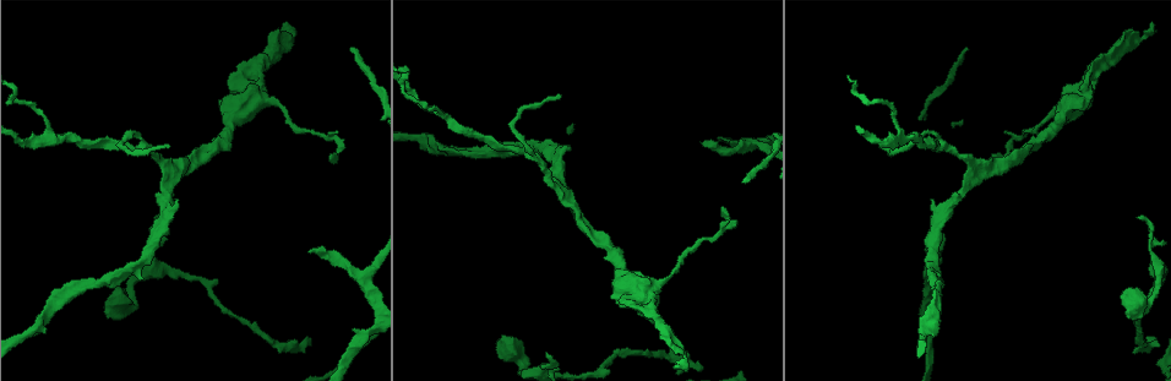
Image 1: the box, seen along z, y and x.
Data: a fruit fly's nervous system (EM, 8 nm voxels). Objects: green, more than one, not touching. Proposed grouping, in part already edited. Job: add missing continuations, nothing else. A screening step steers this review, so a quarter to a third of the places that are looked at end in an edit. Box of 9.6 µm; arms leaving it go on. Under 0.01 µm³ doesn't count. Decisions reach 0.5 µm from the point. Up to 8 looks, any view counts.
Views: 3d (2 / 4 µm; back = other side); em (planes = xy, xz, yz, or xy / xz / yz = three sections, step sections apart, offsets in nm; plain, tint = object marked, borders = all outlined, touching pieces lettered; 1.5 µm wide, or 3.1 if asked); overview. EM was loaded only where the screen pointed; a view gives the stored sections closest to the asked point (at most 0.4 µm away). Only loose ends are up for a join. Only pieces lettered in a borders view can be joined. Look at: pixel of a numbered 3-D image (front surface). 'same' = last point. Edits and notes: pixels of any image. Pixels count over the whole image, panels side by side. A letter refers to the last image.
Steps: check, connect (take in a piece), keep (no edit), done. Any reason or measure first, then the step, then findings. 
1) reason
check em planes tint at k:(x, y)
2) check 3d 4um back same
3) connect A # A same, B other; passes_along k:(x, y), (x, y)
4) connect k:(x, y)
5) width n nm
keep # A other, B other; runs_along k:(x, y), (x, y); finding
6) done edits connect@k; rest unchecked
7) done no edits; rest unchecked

tapers out
check 3d 2um at 1:(155, 216)

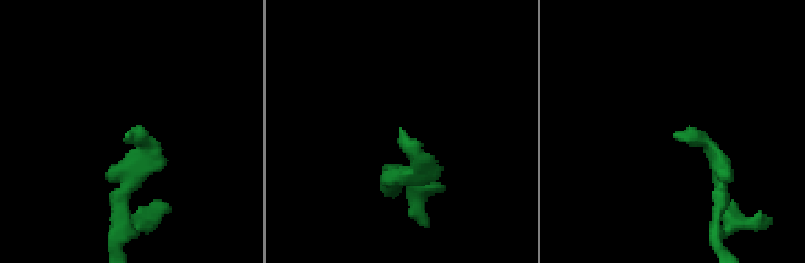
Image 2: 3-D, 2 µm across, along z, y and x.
need the tissue
check em planes borders at 2:(673, 134)

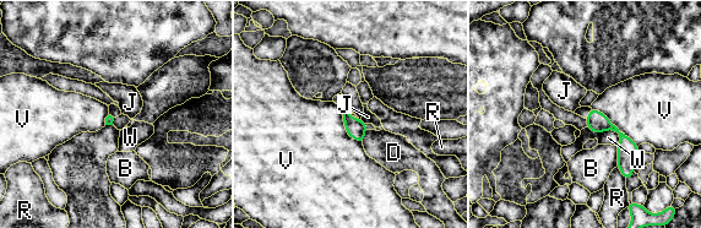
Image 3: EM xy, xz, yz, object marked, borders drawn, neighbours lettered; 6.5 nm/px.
longest_contact V 400 nm
keep # B other, D other, J other, R other, V other, W other; runs_along 3:(592, 112), (623, 136), (624, 169); none of them fits

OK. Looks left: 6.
free end
check em planes borders at 1:(310, 343)

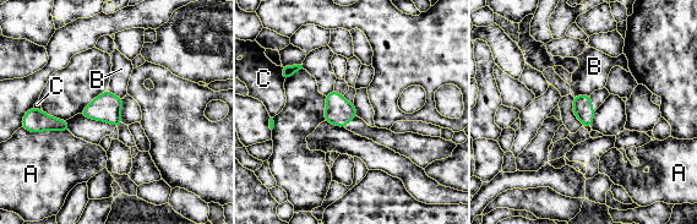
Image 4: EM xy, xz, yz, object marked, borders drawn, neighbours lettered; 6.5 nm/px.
width 140 nm
keep # A other, B other, C other; border 4:(589, 94), (576, 94), (573, 97); none of them fits

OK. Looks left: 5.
free end
check em planes borders at 1:(702, 144)

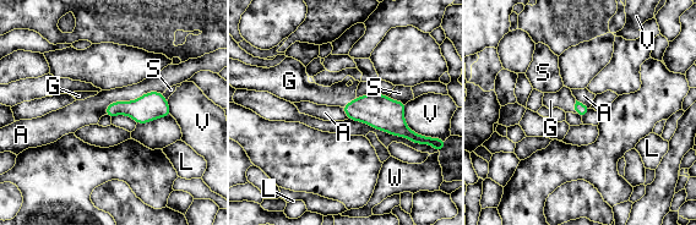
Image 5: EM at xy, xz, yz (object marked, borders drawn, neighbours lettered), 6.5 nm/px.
connect 5:(338, 94) # A other, G same, L other, S other, V other, W other; passes_along 5:(379, 111), (348, 103), (338, 94); it goes on there

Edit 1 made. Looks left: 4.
done edits connect@5; rest unchecked

